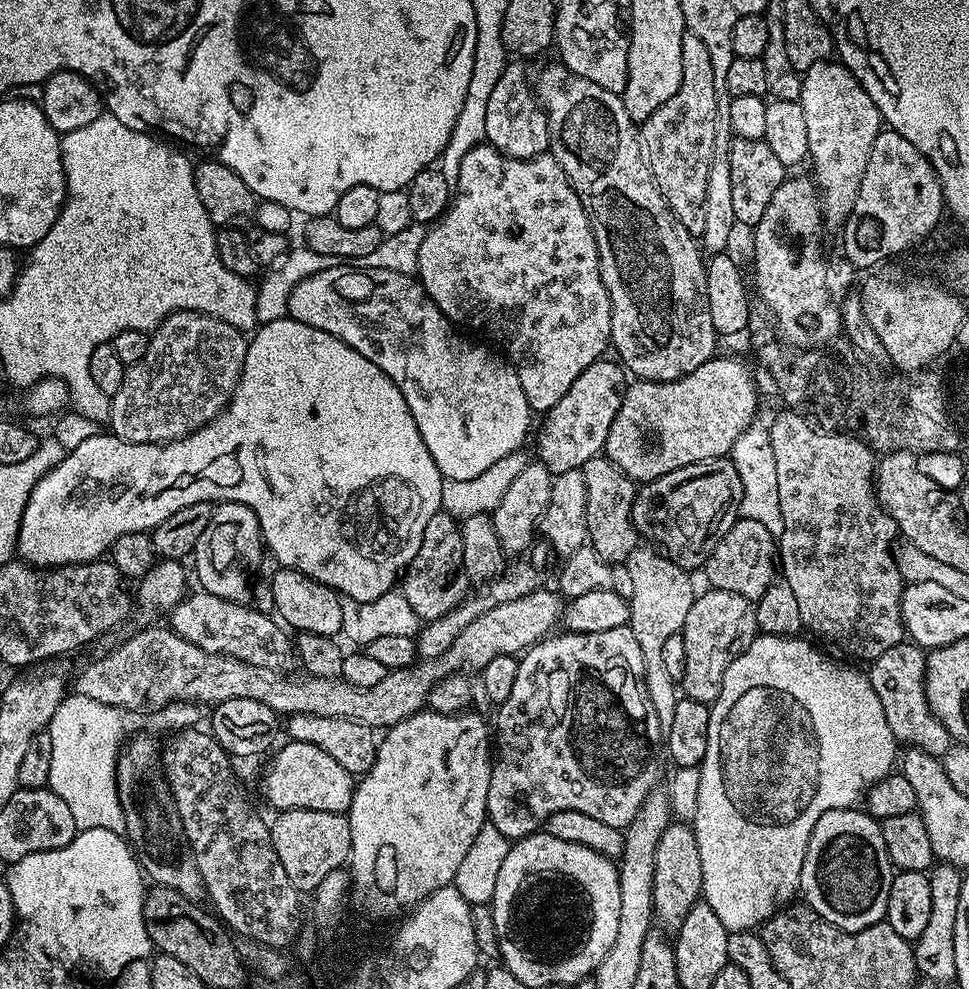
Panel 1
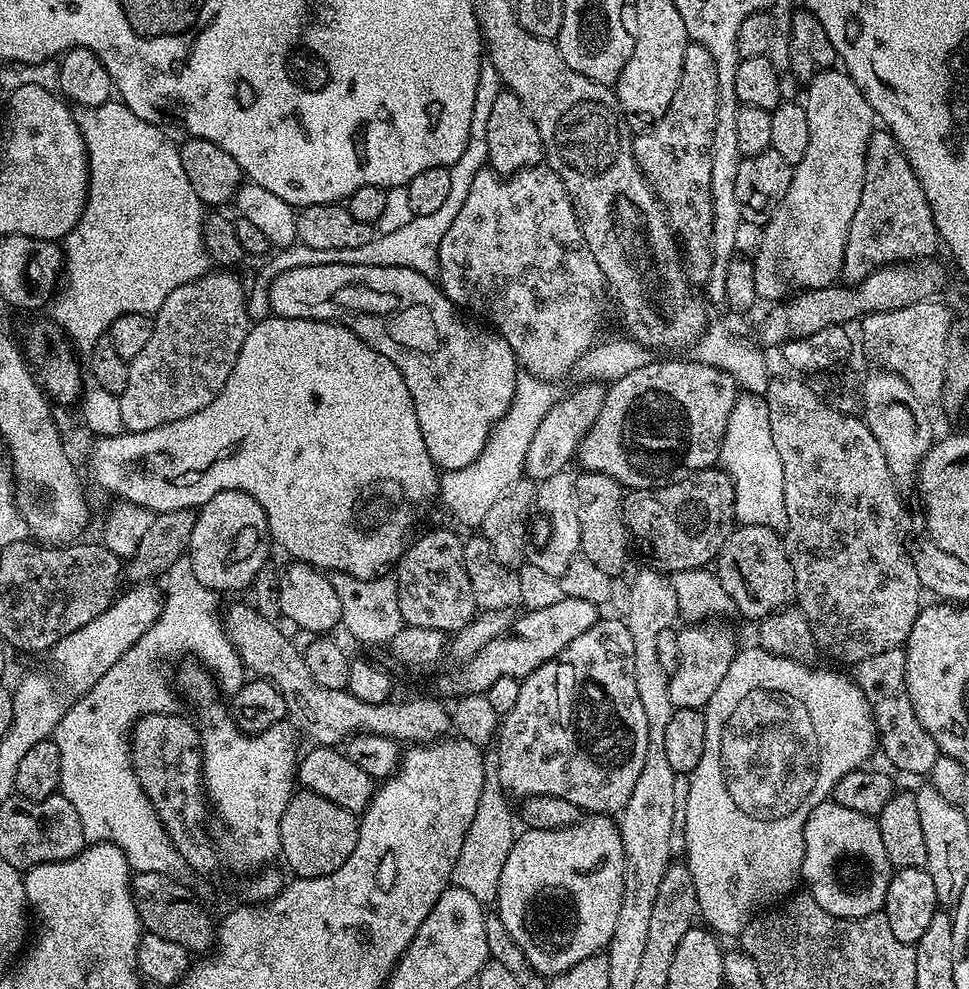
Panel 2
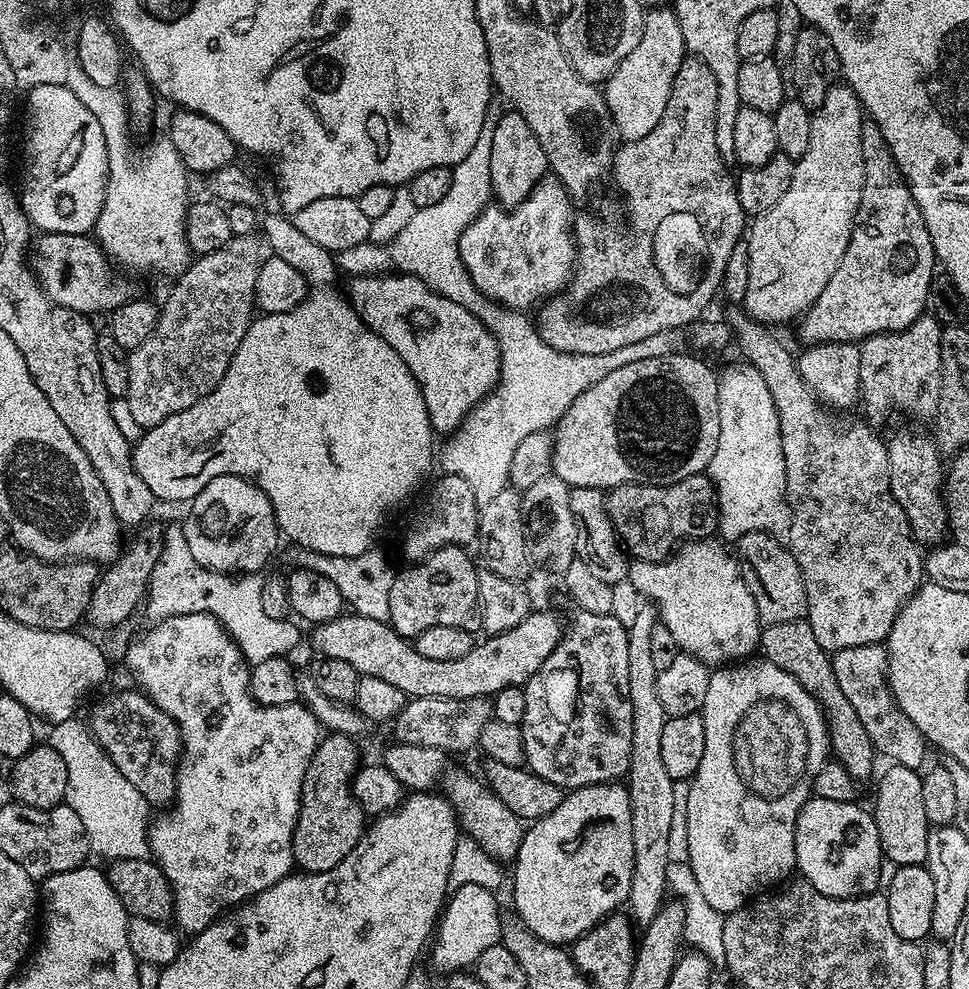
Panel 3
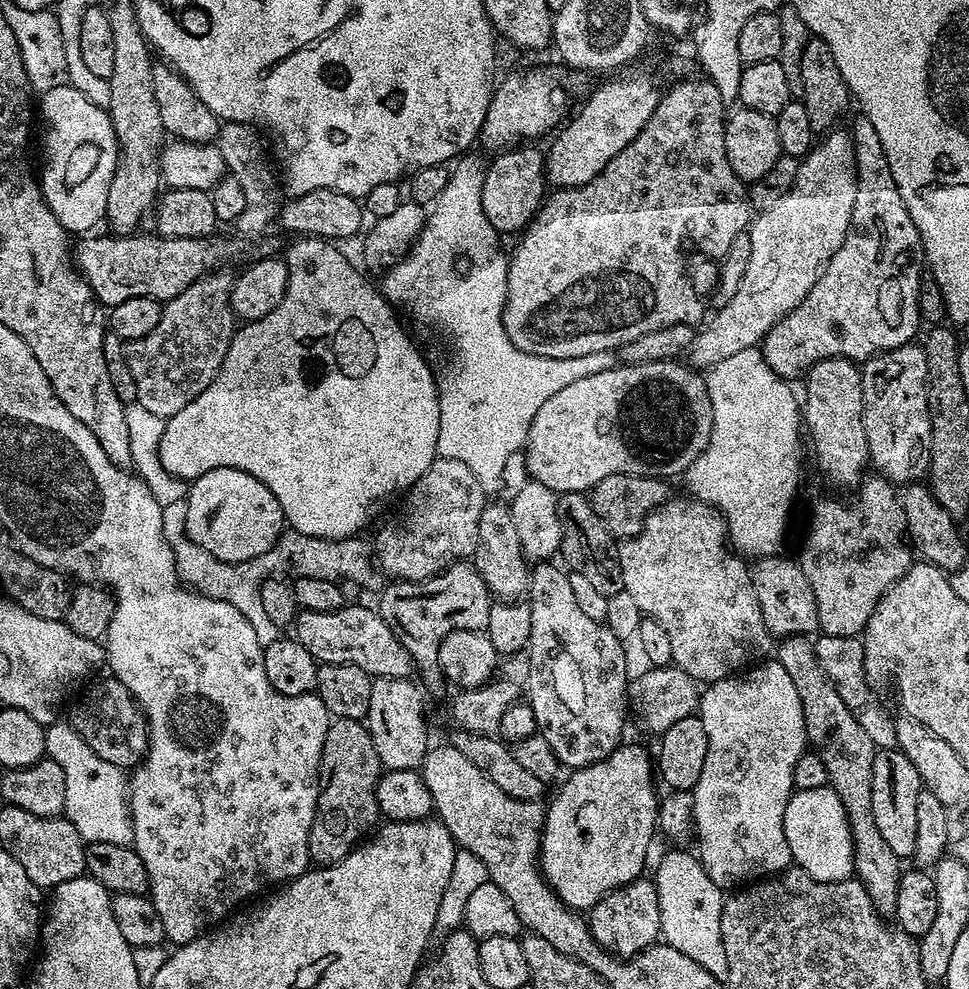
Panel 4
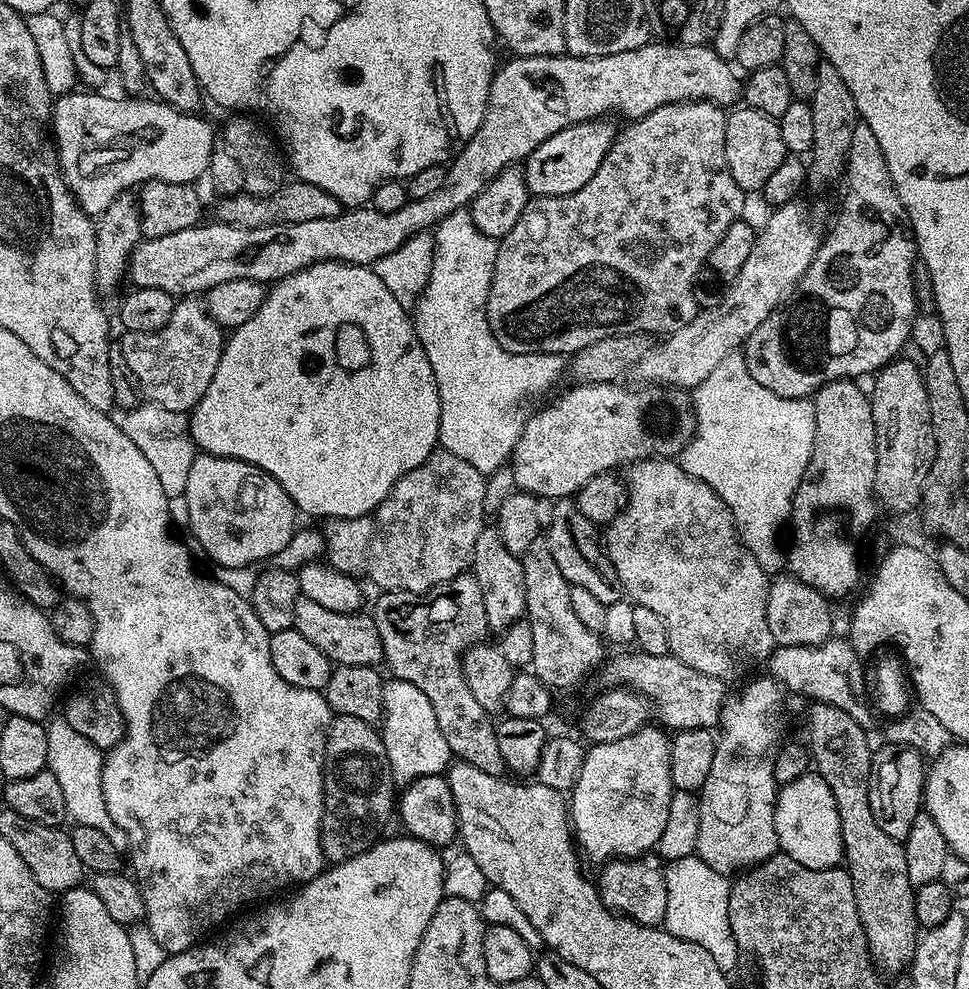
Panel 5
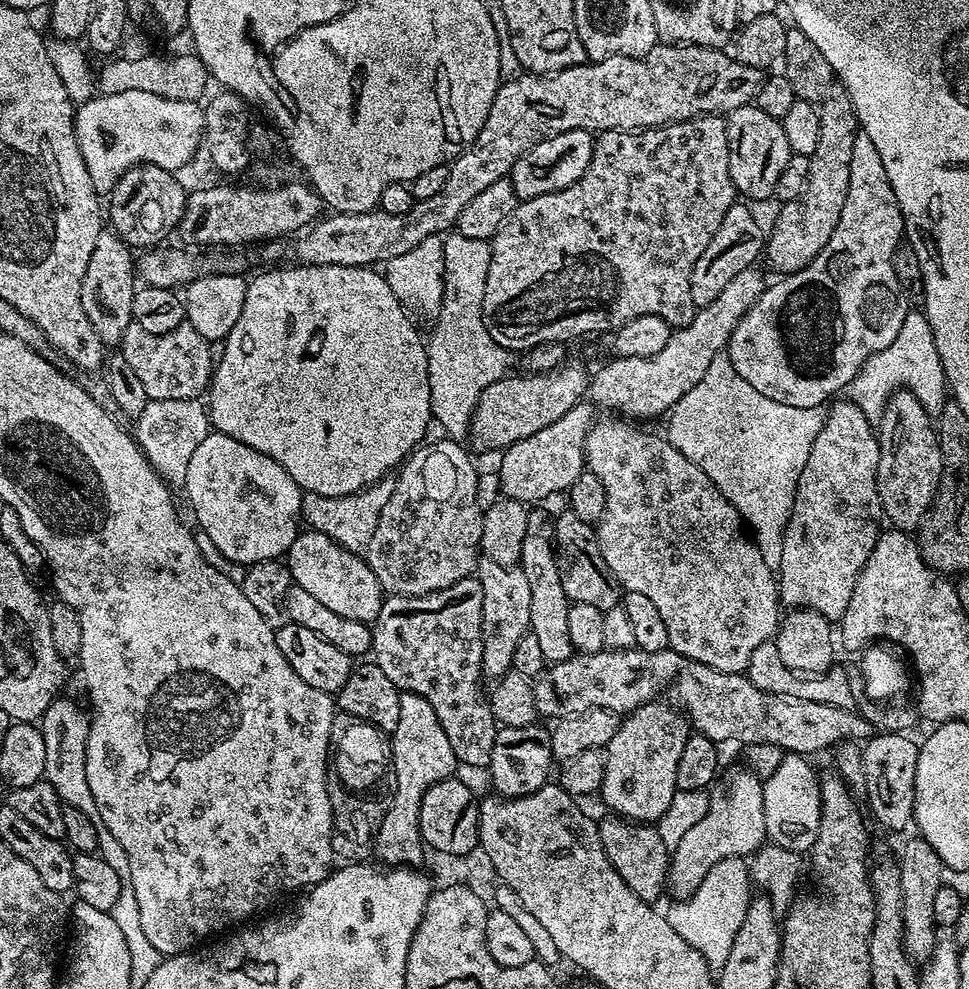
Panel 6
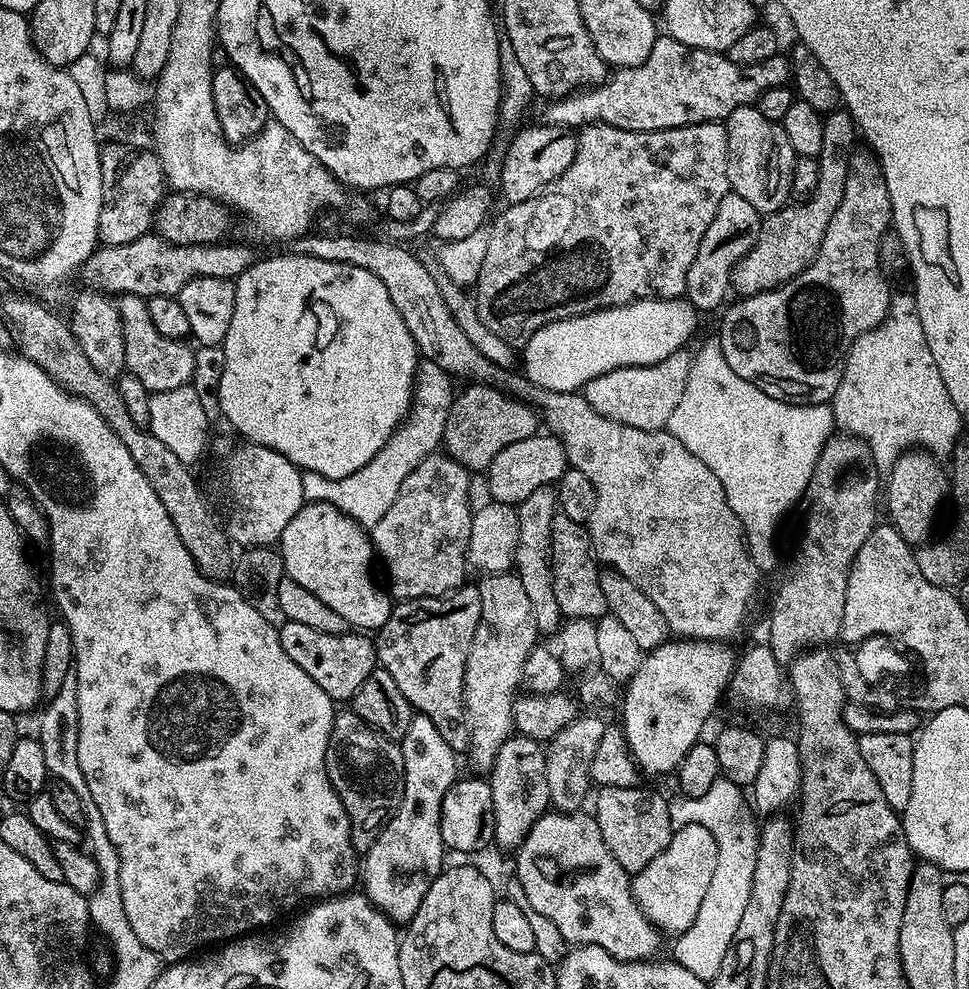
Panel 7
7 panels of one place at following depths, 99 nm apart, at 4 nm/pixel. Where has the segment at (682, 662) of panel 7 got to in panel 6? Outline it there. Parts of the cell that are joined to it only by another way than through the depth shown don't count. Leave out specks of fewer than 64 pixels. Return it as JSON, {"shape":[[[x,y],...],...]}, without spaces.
{"shape":[[[660,703],[644,704],[627,713],[621,719],[614,738],[606,745],[599,799],[604,799],[609,813],[633,822],[665,819],[670,802],[678,791],[678,758],[682,758],[682,750],[690,735],[690,725],[683,711]]]}

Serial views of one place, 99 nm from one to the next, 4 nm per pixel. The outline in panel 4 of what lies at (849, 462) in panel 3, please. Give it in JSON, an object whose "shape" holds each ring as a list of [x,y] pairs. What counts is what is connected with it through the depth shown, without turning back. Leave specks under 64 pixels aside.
{"shape":[[[879,474],[870,476],[861,479],[855,491],[845,495],[848,496],[845,500],[840,496],[824,496],[812,504],[812,517],[808,520],[808,533],[804,536],[798,563],[802,574],[806,574],[806,582],[810,582],[810,590],[814,590],[814,602],[818,602],[819,631],[825,636],[859,637],[870,622],[870,614],[874,614],[878,602],[914,563],[914,552],[906,539],[908,523],[904,501],[897,485]]]}

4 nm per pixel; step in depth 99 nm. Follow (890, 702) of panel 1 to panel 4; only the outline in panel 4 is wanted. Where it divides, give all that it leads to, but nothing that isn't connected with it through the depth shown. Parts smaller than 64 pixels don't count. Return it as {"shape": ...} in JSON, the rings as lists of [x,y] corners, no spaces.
{"shape":[[[820,634],[815,637],[814,643],[822,670],[826,670],[830,682],[834,682],[838,694],[842,694],[842,702],[846,702],[846,706],[850,706],[854,718],[858,718],[858,722],[862,722],[862,730],[866,730],[866,734],[870,734],[877,749],[893,747],[896,744],[896,729],[890,722],[888,725],[888,712],[876,701],[875,694],[877,695],[877,693],[866,678],[863,639],[854,636]]]}

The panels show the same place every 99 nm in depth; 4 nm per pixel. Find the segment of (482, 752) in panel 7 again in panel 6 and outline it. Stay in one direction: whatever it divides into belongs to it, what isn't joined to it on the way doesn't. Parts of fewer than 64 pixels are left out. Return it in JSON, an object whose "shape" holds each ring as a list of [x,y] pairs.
{"shape":[[[481,559],[474,576],[482,586],[482,672],[499,678],[512,668],[514,650],[530,630],[530,585],[519,566],[498,566],[493,560]]]}

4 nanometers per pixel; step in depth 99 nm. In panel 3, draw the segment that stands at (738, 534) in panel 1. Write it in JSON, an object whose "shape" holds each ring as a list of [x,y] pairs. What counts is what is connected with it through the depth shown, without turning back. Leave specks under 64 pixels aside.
{"shape":[[[751,532],[739,537],[735,544],[740,573],[750,594],[754,594],[754,606],[758,606],[761,625],[805,619],[808,615],[806,586],[802,582],[802,570],[798,570],[798,562],[794,562],[794,554],[787,543],[768,532]]]}

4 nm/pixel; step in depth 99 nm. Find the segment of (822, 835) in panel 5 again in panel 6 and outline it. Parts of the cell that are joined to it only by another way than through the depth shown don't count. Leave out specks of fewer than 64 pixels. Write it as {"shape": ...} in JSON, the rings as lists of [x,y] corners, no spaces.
{"shape":[[[785,752],[778,770],[770,778],[762,781],[762,806],[766,814],[766,837],[771,843],[791,852],[811,853],[818,838],[822,818],[822,798],[820,797],[820,776],[812,769],[807,755]]]}

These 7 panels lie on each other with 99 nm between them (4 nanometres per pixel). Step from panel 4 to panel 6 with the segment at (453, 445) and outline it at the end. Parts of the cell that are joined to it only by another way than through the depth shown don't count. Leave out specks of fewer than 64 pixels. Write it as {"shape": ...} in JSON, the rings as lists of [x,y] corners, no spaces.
{"shape":[[[459,234],[443,237],[445,248],[445,294],[432,333],[427,333],[430,402],[435,423],[444,427],[443,435],[457,442],[469,435],[479,395],[491,383],[509,375],[508,349],[498,346],[486,330],[482,318],[482,298],[486,274],[490,270],[491,243]]]}

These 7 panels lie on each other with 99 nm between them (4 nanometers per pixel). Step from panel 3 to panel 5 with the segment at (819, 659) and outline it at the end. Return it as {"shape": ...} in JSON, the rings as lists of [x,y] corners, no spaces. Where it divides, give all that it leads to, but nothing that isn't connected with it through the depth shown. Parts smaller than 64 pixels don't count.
{"shape":[[[813,703],[808,712],[808,740],[810,760],[817,776],[821,776],[830,786],[830,794],[834,794],[834,806],[838,806],[840,833],[844,843],[843,863],[846,865],[852,885],[854,898],[858,906],[858,918],[862,922],[862,930],[866,934],[868,952],[872,955],[873,965],[881,973],[900,972],[911,965],[918,939],[918,925],[914,914],[912,893],[914,885],[910,882],[910,874],[906,874],[906,854],[904,845],[899,840],[890,838],[878,826],[878,818],[874,818],[874,810],[870,806],[870,786],[872,785],[873,745],[868,745],[869,733],[846,710],[838,710],[838,706]]]}

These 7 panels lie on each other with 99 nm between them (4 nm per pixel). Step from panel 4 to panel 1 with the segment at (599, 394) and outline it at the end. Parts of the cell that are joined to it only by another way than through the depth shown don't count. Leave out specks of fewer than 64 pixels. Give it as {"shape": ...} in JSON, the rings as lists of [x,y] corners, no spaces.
{"shape":[[[707,360],[698,370],[677,380],[641,380],[629,383],[618,406],[614,426],[606,434],[603,455],[617,464],[633,482],[647,482],[682,466],[703,460],[719,460],[732,451],[741,434],[753,427],[756,416],[756,384],[740,360]]]}

